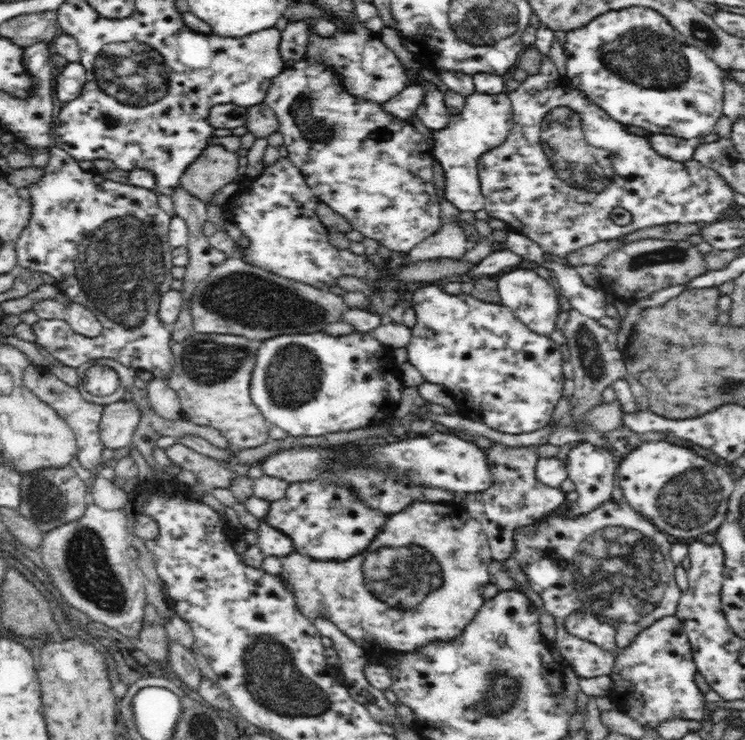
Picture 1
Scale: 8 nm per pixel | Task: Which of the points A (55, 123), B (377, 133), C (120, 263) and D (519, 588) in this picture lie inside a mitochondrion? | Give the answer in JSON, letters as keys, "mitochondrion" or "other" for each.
{"A":"other","B":"mitochondrion","C":"mitochondrion","D":"other"}

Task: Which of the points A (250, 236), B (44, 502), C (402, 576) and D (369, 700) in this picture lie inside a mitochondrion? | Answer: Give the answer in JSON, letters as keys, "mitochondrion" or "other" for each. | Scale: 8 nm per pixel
{"A":"other","B":"mitochondrion","C":"mitochondrion","D":"other"}

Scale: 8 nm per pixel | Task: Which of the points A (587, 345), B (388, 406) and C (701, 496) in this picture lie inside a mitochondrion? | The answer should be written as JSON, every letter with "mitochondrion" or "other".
{"A":"mitochondrion","B":"other","C":"mitochondrion"}

